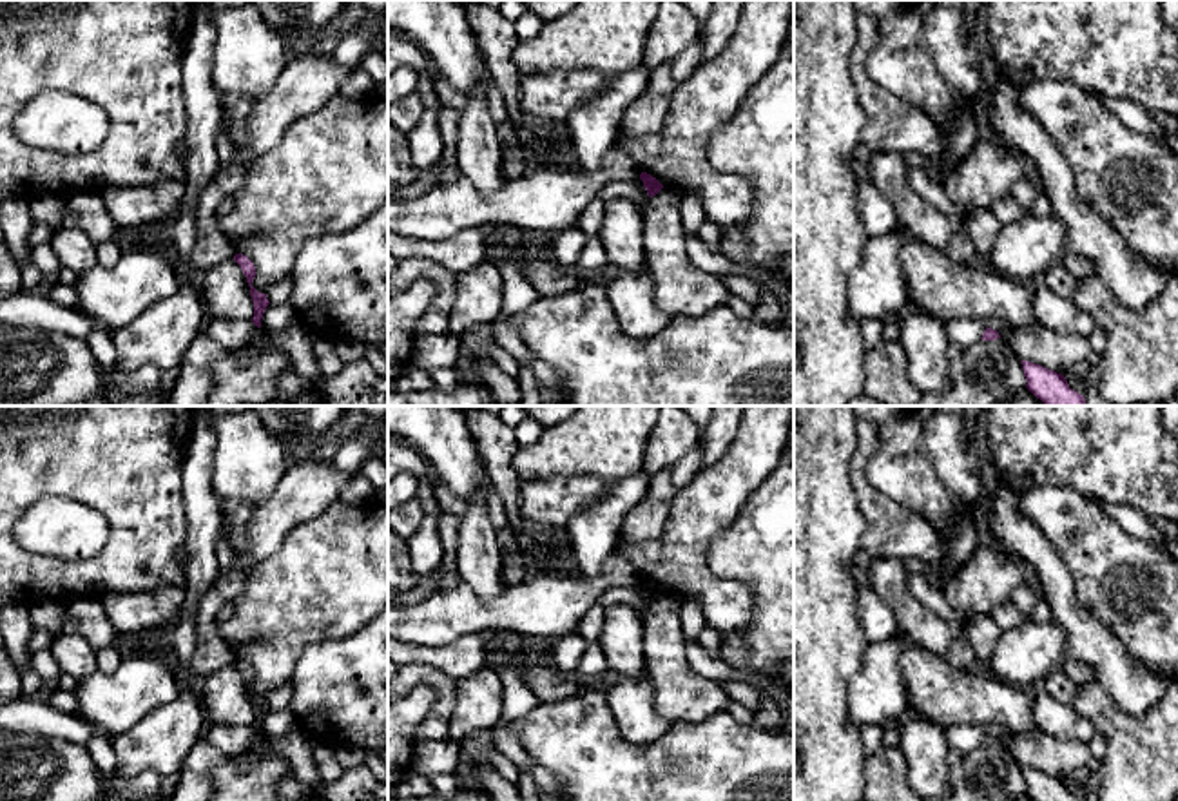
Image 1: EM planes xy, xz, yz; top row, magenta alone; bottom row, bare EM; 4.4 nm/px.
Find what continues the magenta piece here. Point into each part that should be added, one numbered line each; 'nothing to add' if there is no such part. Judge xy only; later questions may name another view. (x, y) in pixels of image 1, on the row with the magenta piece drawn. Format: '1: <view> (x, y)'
nothing to add

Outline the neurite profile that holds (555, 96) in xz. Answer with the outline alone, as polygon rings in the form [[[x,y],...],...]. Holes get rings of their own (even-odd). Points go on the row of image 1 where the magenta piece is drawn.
[[[593,71],[520,74],[520,107],[524,114],[544,118],[562,129],[567,118],[600,94],[611,80],[613,76]]]

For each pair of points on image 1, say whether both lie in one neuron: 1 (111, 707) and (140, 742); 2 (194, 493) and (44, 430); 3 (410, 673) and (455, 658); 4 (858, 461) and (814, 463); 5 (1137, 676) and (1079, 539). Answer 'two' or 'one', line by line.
1: two
2: two
3: two
4: two
5: two

